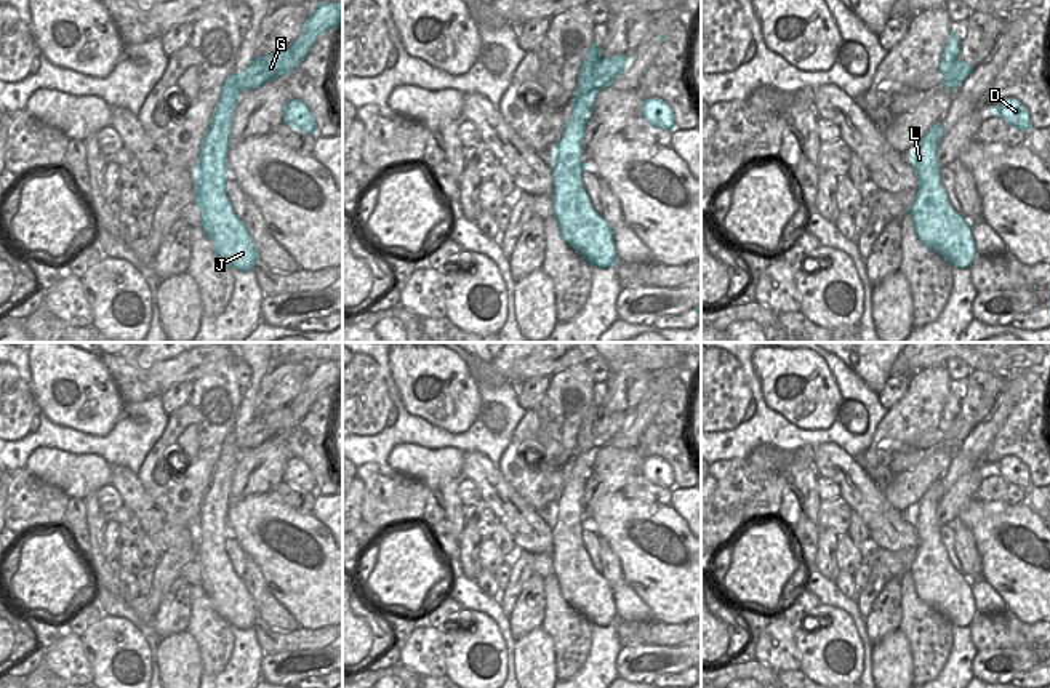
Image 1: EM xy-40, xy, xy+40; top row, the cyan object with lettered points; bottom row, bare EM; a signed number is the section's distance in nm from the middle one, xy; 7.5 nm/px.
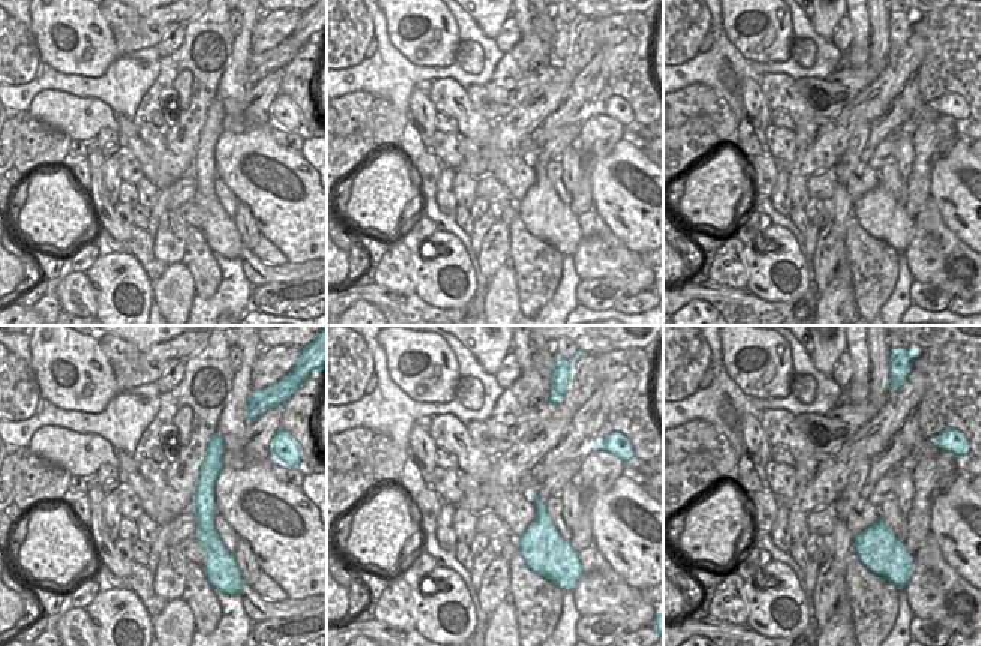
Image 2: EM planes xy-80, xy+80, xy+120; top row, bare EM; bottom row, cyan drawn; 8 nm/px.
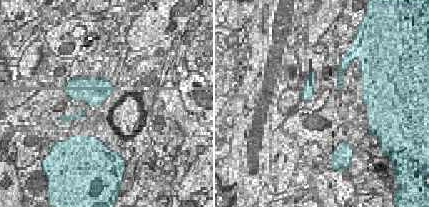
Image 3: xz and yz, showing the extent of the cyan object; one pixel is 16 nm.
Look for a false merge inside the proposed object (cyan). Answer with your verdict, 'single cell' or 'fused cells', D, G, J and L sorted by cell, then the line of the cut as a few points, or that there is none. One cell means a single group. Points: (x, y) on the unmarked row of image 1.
fused cells; D J L / G; cut in xy along (601, 418), (594, 428), (594, 445), (597, 448)

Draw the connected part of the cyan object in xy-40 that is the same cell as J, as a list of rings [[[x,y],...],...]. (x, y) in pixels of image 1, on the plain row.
[[[234,430],[222,442],[208,491],[202,501],[195,525],[195,563],[200,566],[202,587],[213,602],[214,611],[240,630],[253,629],[258,610],[245,586],[234,573],[226,554],[229,491],[240,448]]]

